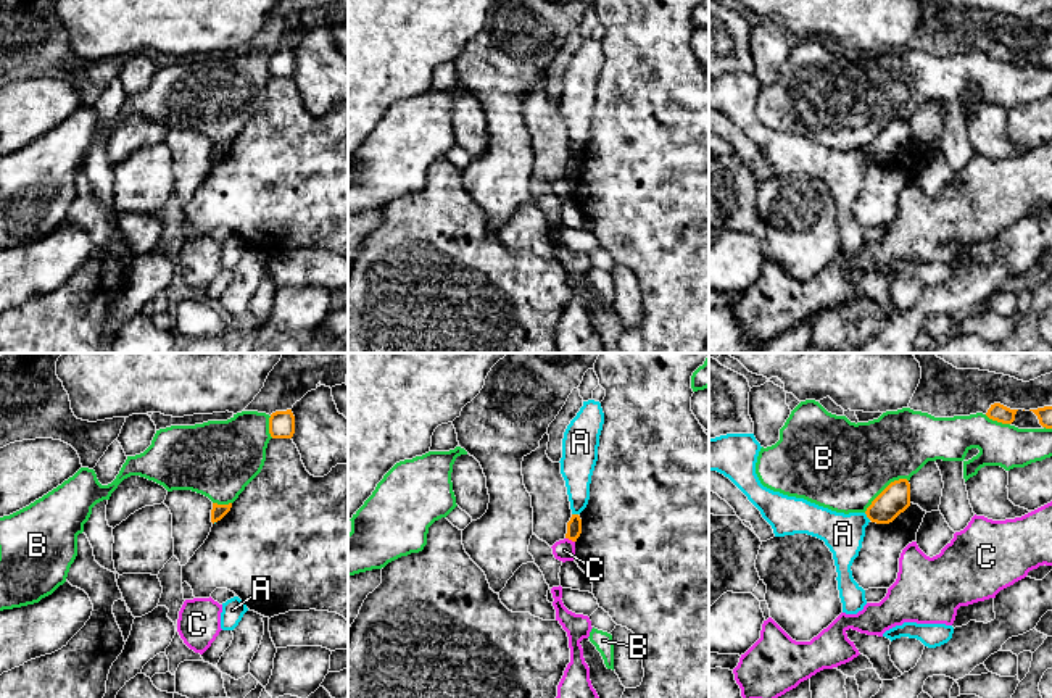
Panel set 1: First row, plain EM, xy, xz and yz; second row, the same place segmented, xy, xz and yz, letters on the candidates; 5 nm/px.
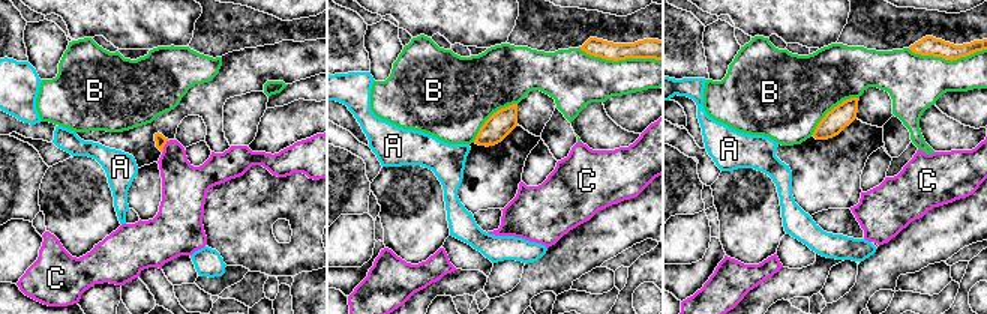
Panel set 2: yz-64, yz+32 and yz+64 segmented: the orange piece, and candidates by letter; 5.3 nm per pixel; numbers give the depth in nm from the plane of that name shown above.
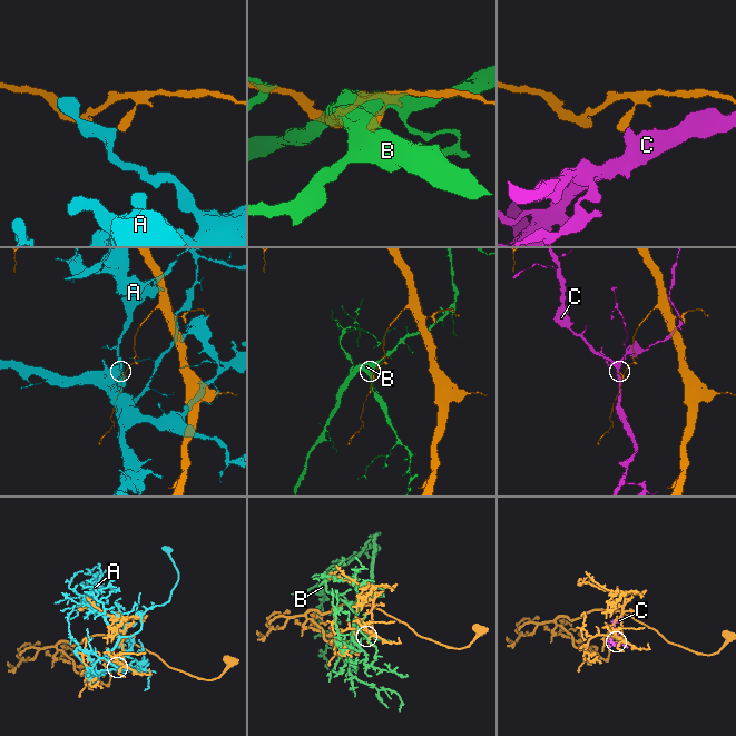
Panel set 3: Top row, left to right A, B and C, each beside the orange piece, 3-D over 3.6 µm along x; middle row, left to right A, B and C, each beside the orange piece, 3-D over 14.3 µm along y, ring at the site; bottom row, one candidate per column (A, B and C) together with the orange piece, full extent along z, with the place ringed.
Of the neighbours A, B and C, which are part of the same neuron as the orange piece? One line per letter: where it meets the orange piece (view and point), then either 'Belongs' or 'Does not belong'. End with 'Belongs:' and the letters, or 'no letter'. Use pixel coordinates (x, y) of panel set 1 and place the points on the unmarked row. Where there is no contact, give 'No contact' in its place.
A: Touches orange at yz (867, 155). Does not belong
B: Touches orange at yz (885, 128). Does not belong
C: Touches orange at xz (571, 178). Does not belong
Belongs: no letter

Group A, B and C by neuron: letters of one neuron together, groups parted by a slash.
A / B / C

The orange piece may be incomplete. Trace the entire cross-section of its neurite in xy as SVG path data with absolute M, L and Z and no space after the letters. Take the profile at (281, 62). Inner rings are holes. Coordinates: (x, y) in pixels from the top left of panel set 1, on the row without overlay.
M292 48L275 50L269 56L269 73L272 77L292 77L295 73L295 55Z

